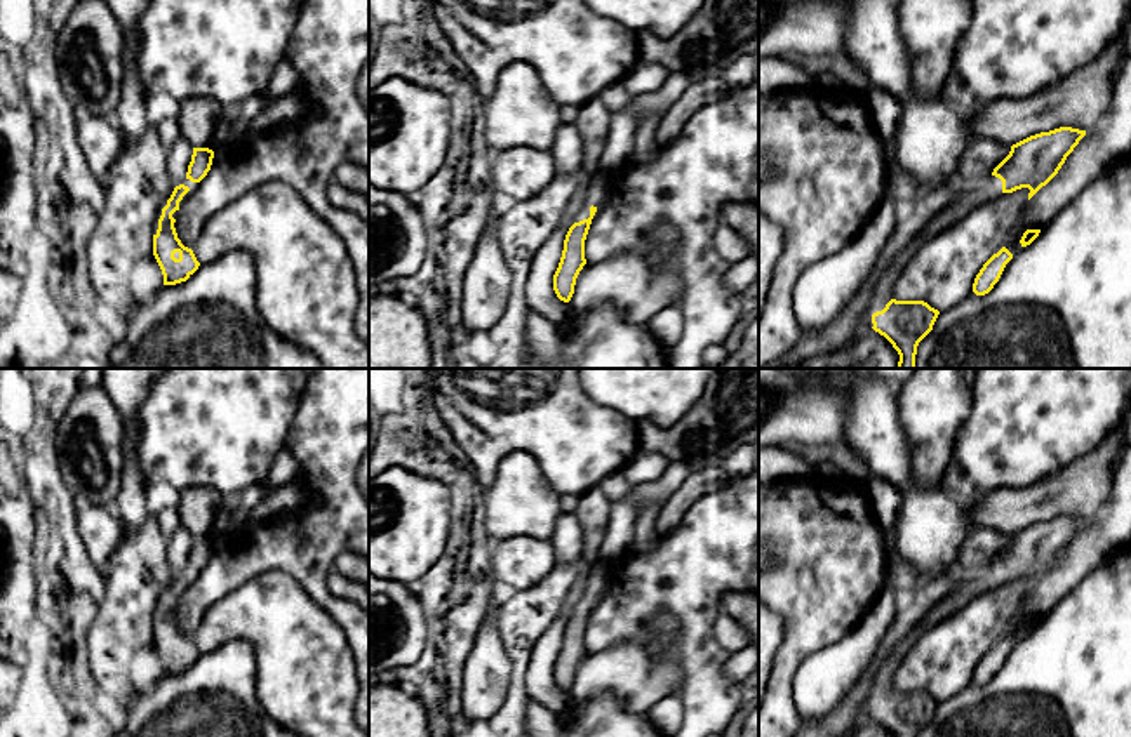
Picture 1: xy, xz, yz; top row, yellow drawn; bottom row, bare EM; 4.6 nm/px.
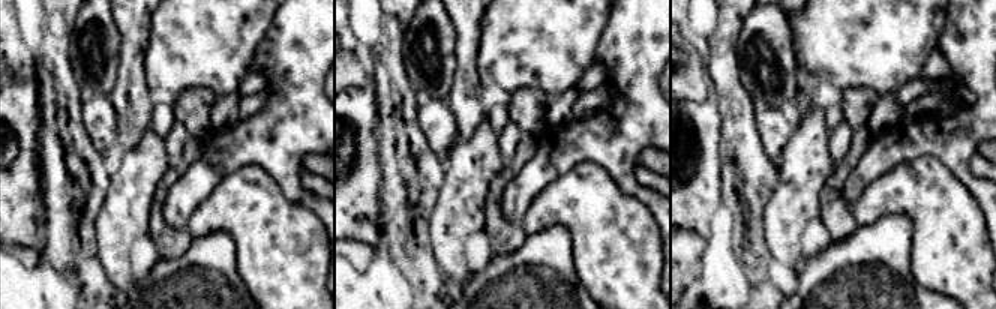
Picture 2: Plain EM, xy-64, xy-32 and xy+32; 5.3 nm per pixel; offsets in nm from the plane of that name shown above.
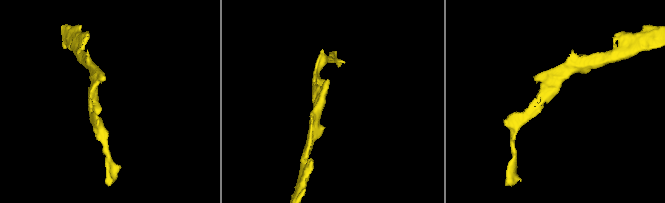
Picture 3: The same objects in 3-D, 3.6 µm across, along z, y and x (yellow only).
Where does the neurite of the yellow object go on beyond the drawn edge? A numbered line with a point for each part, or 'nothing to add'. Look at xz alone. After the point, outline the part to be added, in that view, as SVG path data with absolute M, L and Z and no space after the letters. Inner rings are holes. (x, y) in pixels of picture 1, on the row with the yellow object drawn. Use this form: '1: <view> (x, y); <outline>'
1: xz (597, 186); M600 170L590 176L586 189L585 189L585 202L578 210L574 222L590 217L590 207L600 207L607 196L609 183Z

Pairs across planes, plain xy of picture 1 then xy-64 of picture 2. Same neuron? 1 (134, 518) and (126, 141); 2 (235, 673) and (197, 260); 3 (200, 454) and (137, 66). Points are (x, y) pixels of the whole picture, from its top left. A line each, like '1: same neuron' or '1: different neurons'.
1: same neuron
2: same neuron
3: different neurons

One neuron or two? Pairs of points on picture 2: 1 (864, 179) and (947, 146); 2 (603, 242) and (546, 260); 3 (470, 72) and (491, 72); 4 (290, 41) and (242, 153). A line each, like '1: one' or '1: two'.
1: one
2: two
3: two
4: one

